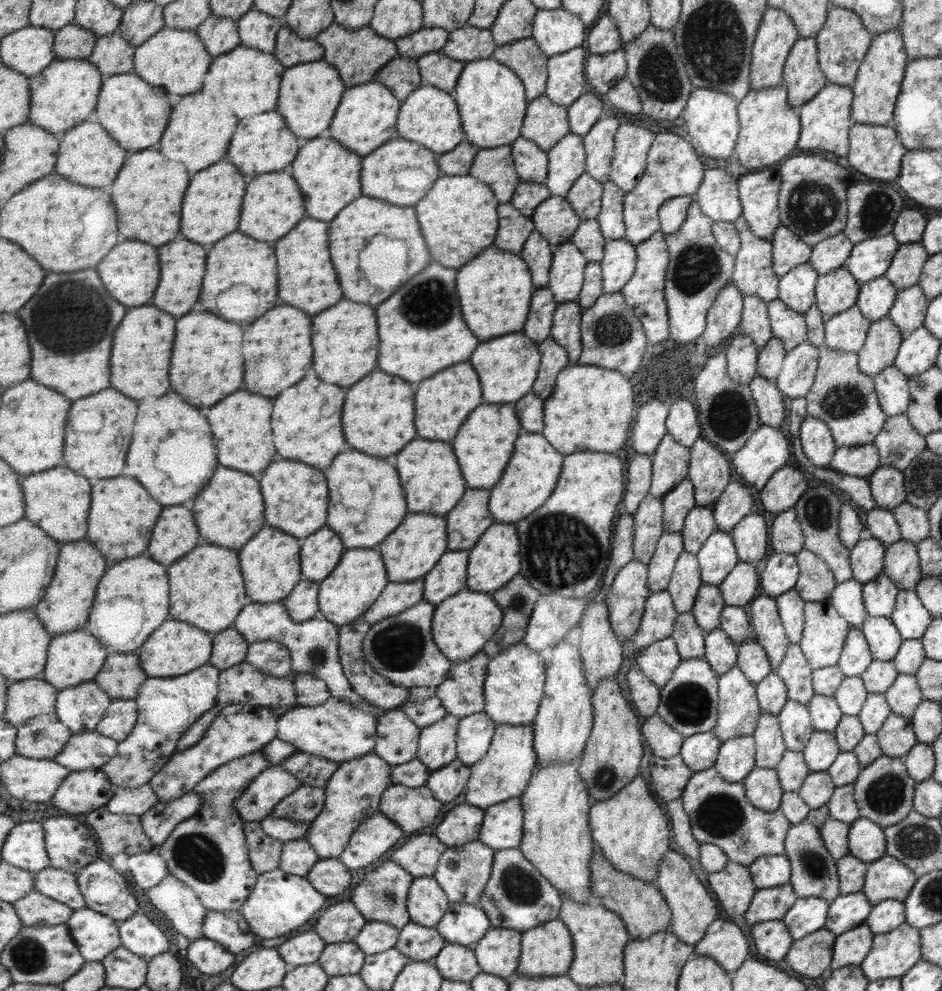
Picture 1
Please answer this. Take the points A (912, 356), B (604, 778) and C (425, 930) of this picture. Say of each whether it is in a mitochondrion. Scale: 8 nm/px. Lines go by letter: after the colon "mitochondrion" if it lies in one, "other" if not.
A: other
B: mitochondrion
C: other

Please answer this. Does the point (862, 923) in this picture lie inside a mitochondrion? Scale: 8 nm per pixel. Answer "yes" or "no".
no

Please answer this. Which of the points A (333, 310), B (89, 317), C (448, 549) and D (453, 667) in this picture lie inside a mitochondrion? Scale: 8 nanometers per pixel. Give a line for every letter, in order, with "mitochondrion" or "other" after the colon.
A: other
B: mitochondrion
C: other
D: other

